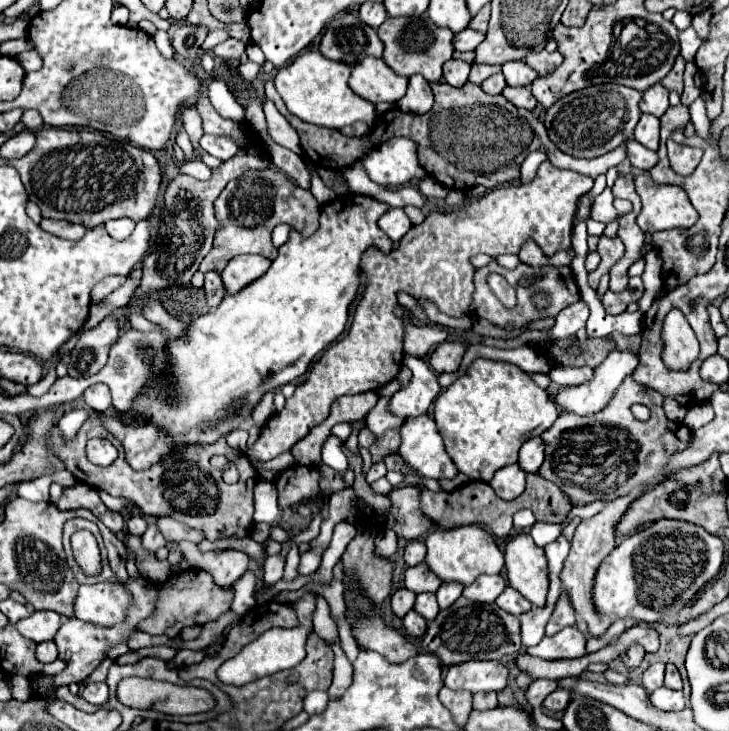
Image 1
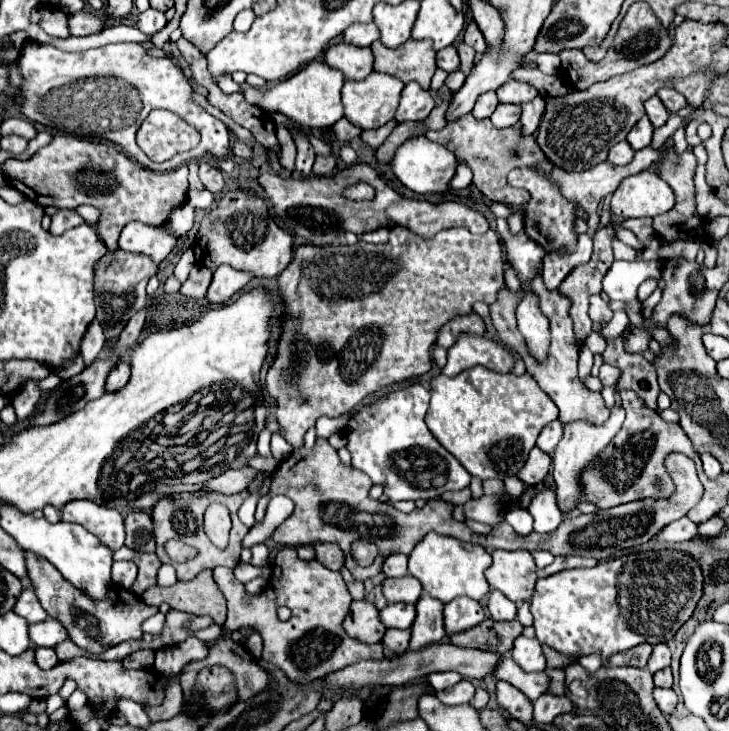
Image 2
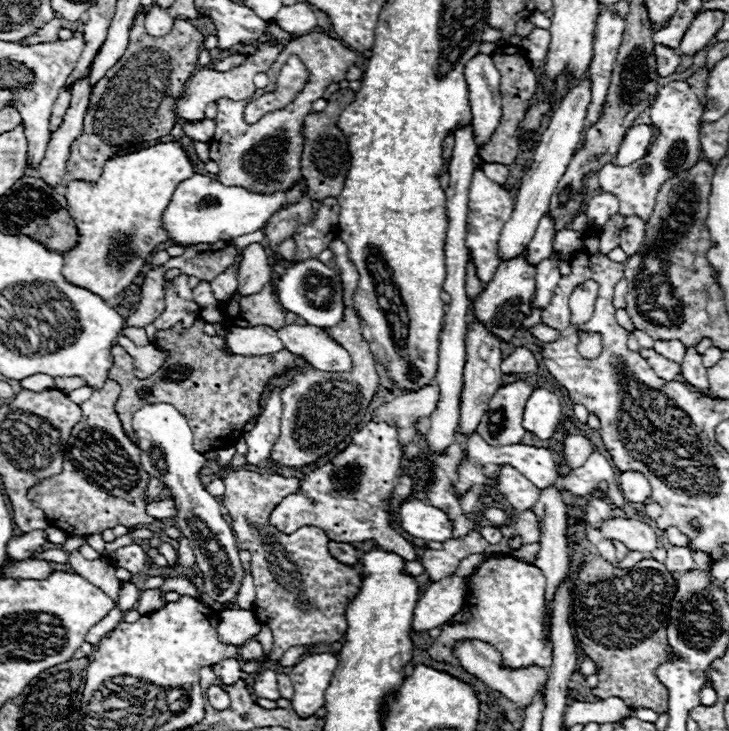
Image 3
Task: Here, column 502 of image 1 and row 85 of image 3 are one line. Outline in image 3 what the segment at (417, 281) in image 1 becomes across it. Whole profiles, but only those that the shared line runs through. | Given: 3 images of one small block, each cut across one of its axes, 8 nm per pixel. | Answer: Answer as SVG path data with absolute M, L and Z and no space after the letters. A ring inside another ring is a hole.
M272 24L270 36L272 36L274 40L262 42L262 50L258 50L258 52L254 52L254 48L250 48L248 52L250 52L252 56L248 58L246 64L242 64L242 66L238 66L238 68L232 68L232 70L228 70L228 72L214 72L214 70L204 70L204 68L202 68L204 78L200 76L200 70L196 70L194 76L186 82L184 94L180 96L180 100L176 100L176 114L178 114L178 118L182 118L182 120L186 120L186 122L202 122L202 120L204 120L204 110L206 110L206 106L208 106L210 102L216 102L218 98L248 100L248 98L256 92L256 88L254 88L254 76L256 76L258 72L268 72L268 68L272 66L272 62L276 60L276 56L280 54L280 50L286 46L286 42L290 42L290 40L294 38L292 34L280 30L278 24Z

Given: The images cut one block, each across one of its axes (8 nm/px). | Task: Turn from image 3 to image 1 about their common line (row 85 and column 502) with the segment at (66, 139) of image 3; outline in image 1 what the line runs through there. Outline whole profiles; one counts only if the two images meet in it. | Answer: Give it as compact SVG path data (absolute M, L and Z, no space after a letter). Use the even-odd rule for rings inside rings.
M494 74L494 76L490 76L488 80L484 80L480 88L482 88L486 94L500 94L500 92L504 90L504 86L506 86L504 76L502 76L502 74Z

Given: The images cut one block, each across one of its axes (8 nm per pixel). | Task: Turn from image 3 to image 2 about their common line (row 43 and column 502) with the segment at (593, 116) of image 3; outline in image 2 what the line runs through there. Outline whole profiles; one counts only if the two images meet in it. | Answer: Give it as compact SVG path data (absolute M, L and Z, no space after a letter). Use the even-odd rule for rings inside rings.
M492 590L488 596L488 612L490 612L492 620L514 620L516 604L510 602L502 592Z

